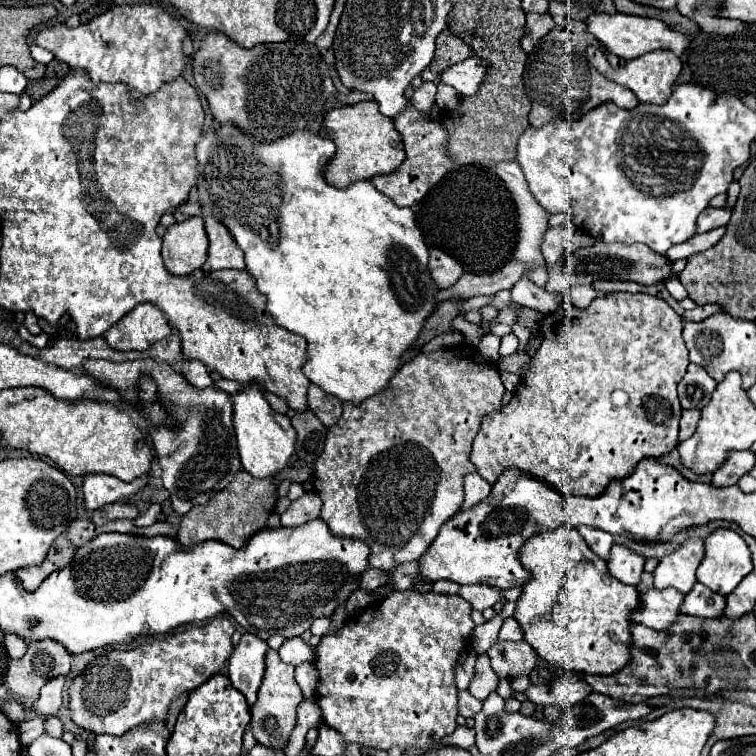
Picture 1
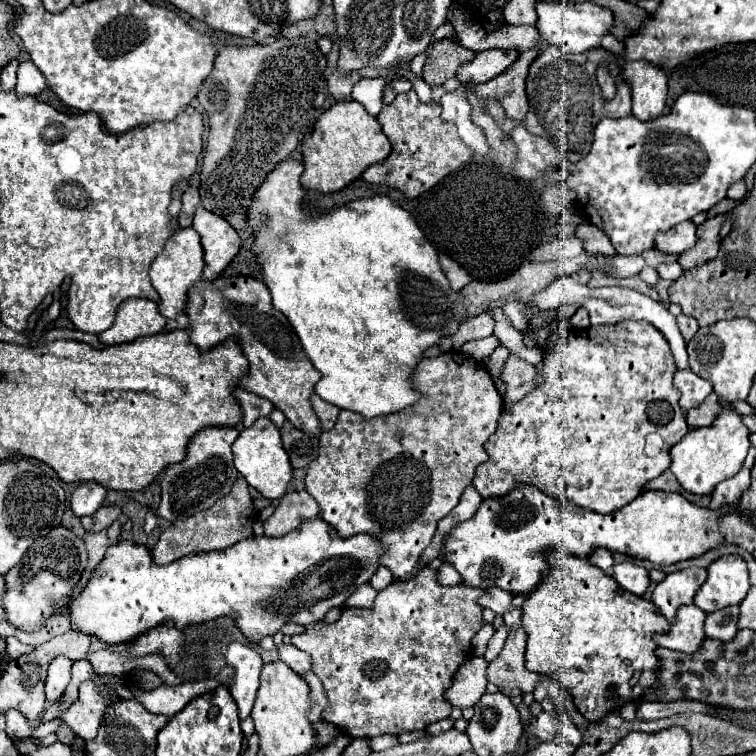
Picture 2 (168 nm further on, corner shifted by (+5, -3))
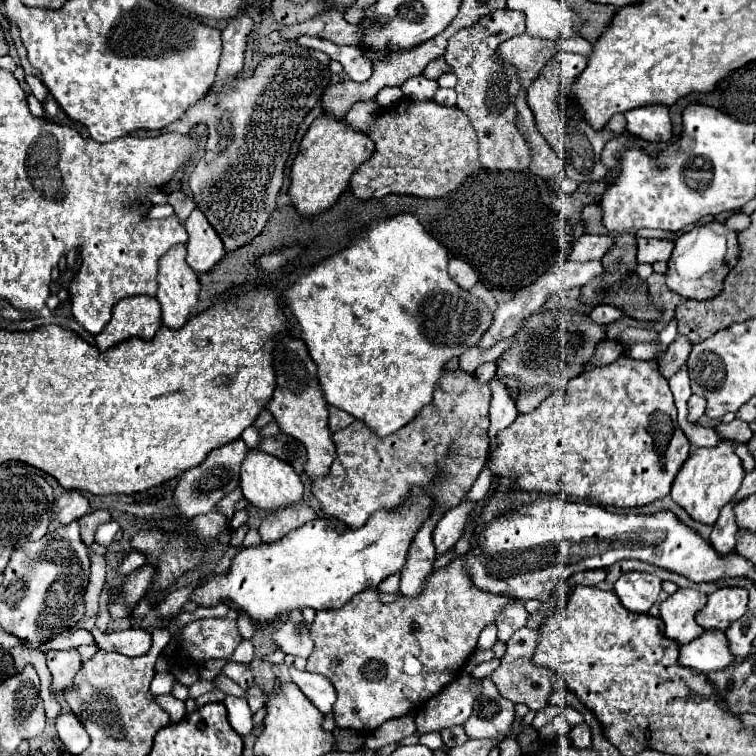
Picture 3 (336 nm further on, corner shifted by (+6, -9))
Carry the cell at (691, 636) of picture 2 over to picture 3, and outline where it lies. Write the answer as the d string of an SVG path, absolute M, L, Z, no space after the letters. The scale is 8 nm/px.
M705 630L701 638L689 642L687 646L681 646L681 656L679 656L679 662L683 666L705 674L715 670L725 670L735 660L737 658L729 650L727 636L715 634L715 630Z

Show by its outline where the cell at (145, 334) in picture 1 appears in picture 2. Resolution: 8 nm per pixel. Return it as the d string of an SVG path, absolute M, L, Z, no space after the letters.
M128 298L118 306L114 324L98 338L104 344L128 344L142 336L154 336L162 332L166 318L158 312L158 304L146 298Z

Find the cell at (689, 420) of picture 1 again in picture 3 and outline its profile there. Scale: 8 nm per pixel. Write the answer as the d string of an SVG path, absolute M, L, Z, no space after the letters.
M735 418L731 424L719 424L717 434L727 438L727 440L737 440L737 442L749 442L753 438L753 430L749 428L747 422Z

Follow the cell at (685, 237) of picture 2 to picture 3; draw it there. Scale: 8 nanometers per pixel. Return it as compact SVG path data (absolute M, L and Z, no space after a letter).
M637 238L637 262L649 262L649 264L653 264L657 260L667 262L673 248L675 248L675 244L669 240Z

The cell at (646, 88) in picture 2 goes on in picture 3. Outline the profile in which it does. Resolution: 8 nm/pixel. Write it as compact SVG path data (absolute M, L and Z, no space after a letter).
M641 106L625 114L631 136L647 142L667 142L671 138L671 118L667 106Z

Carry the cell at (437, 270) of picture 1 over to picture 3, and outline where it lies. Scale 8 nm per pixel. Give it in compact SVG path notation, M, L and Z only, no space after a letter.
M451 258L451 262L449 262L449 274L465 290L471 290L479 282L479 276L473 270L473 266L467 264L461 258Z

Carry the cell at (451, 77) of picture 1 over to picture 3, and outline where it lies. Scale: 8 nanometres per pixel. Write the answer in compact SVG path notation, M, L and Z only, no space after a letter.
M525 32L505 40L499 46L497 54L507 64L515 66L519 70L519 78L525 82L525 86L529 86L539 76L543 66L561 50L559 44L561 38L545 40L545 38L533 38Z

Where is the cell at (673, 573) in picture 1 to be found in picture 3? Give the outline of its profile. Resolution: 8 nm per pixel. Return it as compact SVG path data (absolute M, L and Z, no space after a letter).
M679 588L661 604L661 620L665 624L665 636L679 642L689 644L703 634L703 628L695 622L697 612L705 606L707 596L691 590Z

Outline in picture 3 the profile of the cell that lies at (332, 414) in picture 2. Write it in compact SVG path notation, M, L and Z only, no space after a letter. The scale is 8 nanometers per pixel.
M329 406L329 430L331 432L337 432L337 430L343 430L347 428L355 418L335 406Z

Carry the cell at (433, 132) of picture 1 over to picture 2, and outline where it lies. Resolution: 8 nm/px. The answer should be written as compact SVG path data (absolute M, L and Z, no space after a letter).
M414 90L398 94L392 104L384 106L378 122L392 144L392 154L362 174L368 184L390 186L414 200L472 158L472 150L460 140L454 124L440 120L440 104L422 104Z

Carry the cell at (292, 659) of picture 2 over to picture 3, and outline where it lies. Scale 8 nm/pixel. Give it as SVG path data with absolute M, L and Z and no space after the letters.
M291 666L291 680L301 688L301 692L315 702L315 706L323 712L329 714L333 710L333 704L337 700L335 688L331 686L331 682L319 674L311 674L311 672L299 672L295 666Z

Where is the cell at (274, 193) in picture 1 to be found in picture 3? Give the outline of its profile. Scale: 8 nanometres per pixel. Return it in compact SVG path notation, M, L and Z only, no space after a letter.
M399 214L393 216L389 220L379 220L369 224L363 234L357 234L357 238L351 242L349 248L341 250L339 254L323 260L321 264L317 264L309 274L301 274L291 286L285 288L283 292L283 302L285 306L293 312L293 316L297 318L297 322L301 324L301 332L303 332L303 340L309 348L311 358L317 362L319 368L319 384L321 390L325 394L325 400L335 406L341 408L345 412L349 412L351 416L355 416L357 420L363 420L371 430L375 430L377 436L389 436L397 430L401 430L411 418L415 418L419 414L419 410L423 406L427 406L431 402L431 394L435 390L435 384L439 382L439 378L445 372L445 364L451 358L459 358L461 354L465 354L473 344L477 344L481 340L481 336L489 330L491 322L493 322L493 312L487 308L485 302L481 302L477 296L473 296L471 292L455 286L455 280L447 274L447 250L445 246L441 246L421 224L415 216L411 214Z

